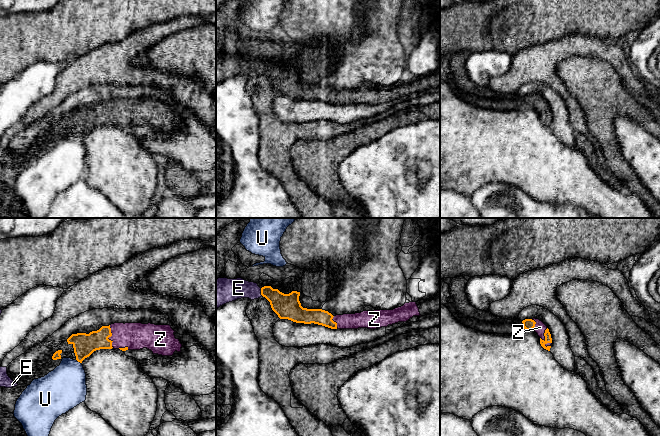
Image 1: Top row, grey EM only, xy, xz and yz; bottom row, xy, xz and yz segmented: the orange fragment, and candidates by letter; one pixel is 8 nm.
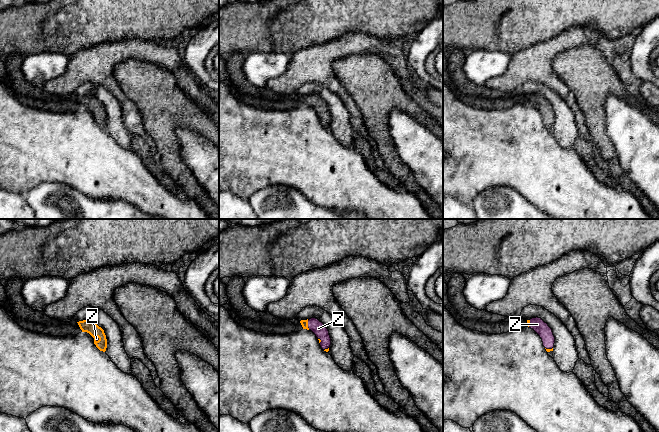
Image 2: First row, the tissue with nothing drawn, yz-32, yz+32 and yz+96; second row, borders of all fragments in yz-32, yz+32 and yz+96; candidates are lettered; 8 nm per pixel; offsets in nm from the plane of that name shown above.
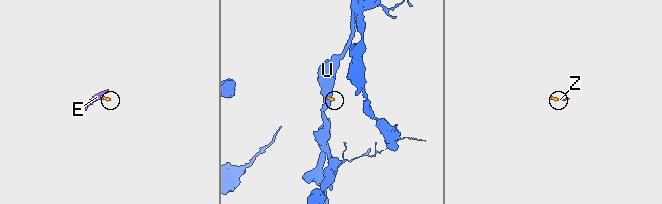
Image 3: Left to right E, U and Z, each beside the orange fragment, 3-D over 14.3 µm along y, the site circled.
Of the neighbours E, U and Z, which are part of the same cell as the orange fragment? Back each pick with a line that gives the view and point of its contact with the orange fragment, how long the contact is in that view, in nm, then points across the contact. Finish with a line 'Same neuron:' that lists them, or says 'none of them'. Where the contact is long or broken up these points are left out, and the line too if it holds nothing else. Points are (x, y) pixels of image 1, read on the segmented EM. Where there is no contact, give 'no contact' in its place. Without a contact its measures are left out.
E: xz (261, 292) | 70 nm | across xz (287, 306), (268, 292), (261, 292), (230, 290)
Z: xy (110, 336) | 190 nm | across xy (84, 345), (110, 336), (135, 336)
Same neuron: E, Z

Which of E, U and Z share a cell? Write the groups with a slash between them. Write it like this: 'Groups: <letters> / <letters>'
Groups: E Z / U

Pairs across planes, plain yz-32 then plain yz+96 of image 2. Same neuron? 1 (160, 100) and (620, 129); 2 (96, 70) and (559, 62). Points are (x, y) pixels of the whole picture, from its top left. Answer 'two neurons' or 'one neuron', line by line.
1: two neurons
2: two neurons

